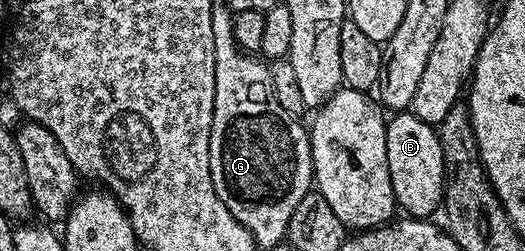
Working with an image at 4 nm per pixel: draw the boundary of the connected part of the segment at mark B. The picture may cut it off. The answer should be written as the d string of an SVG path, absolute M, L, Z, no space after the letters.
M398 111L391 117L394 118L386 121L386 154L397 208L414 219L433 218L433 213L439 212L442 204L446 183L442 144L435 126L424 123L410 111Z

